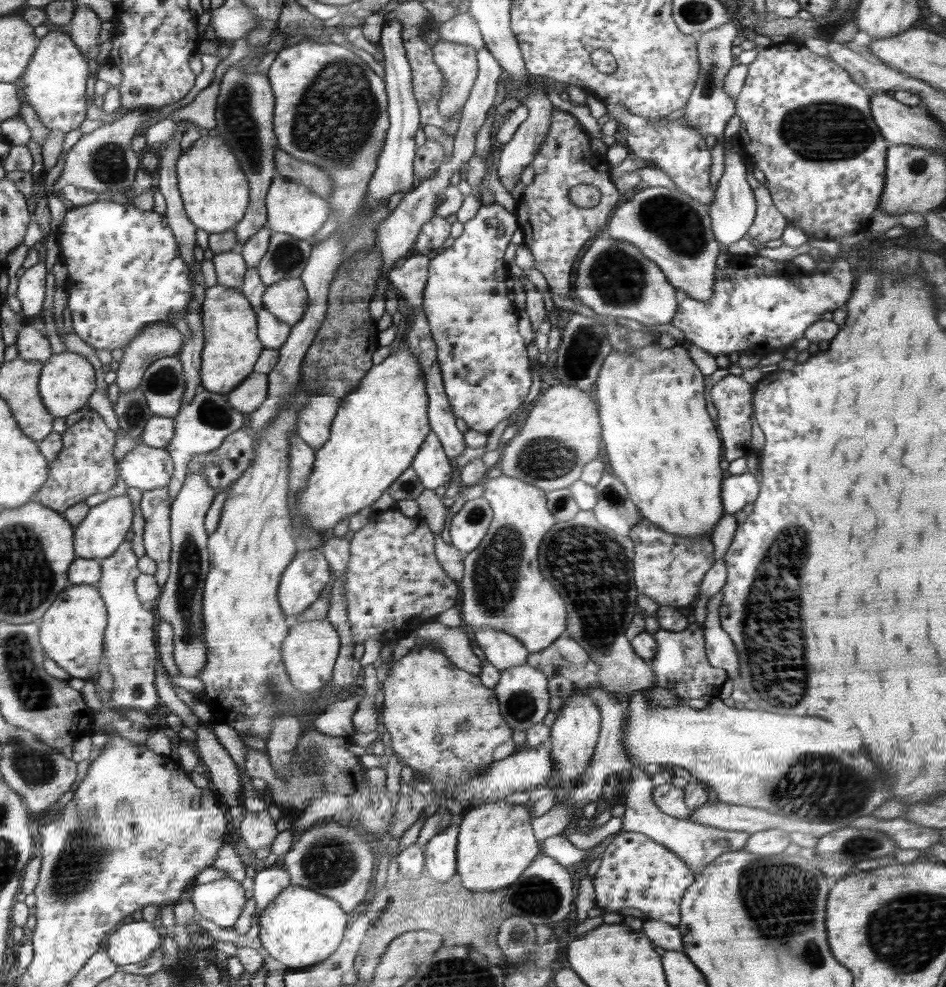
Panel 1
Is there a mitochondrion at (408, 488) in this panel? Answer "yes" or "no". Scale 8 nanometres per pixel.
yes

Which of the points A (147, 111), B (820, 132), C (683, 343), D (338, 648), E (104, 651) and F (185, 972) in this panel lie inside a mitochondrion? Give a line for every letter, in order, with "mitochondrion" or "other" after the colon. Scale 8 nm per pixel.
A: other
B: mitochondrion
C: other
D: other
E: other
F: other

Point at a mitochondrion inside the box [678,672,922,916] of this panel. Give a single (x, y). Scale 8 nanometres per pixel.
(816, 771)

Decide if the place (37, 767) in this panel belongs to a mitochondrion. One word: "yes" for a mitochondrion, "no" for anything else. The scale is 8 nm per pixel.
yes

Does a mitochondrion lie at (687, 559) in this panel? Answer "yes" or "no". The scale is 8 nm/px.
no

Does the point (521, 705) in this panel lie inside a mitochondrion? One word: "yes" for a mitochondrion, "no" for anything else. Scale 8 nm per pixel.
yes

